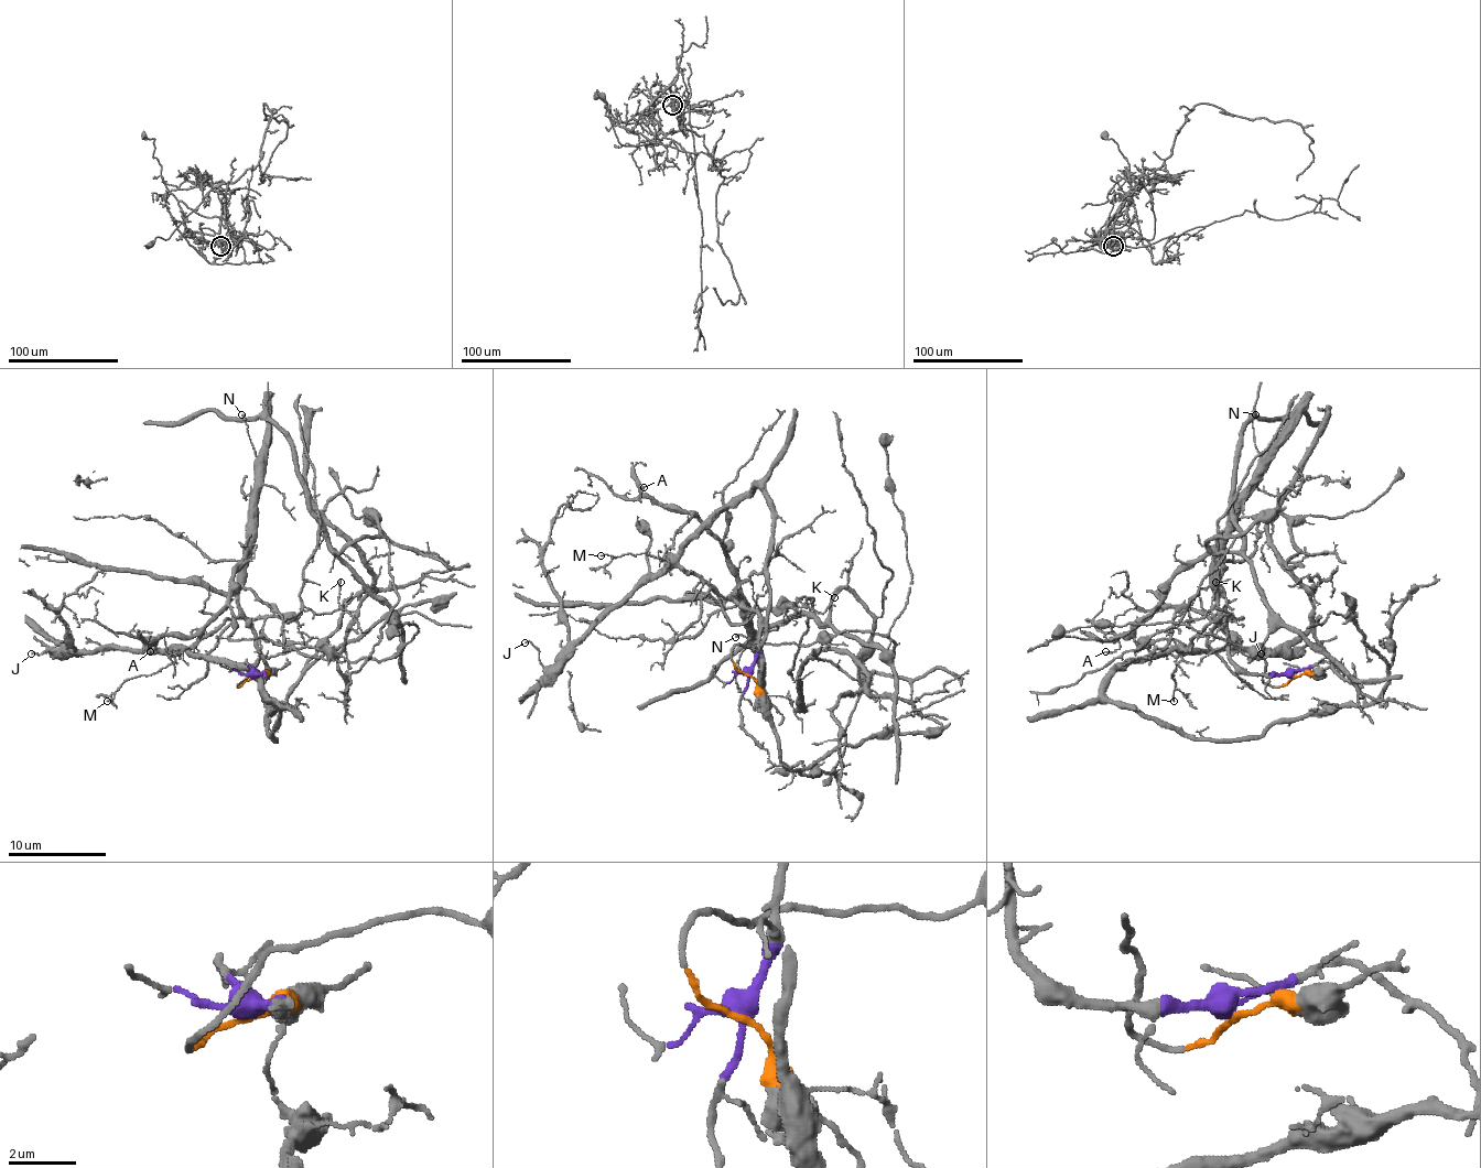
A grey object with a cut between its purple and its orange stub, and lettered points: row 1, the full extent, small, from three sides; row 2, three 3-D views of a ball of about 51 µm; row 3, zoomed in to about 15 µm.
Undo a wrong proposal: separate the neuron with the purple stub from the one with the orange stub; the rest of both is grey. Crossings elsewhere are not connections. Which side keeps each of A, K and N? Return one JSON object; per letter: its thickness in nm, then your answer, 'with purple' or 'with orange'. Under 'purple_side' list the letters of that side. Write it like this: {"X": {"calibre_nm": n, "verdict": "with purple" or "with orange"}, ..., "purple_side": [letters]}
{"A": {"calibre_nm": 120, "verdict": "with purple"}, "K": {"calibre_nm": 120, "verdict": "with orange"}, "N": {"calibre_nm": 150, "verdict": "with purple"}, "purple_side": ["A", "N"]}

